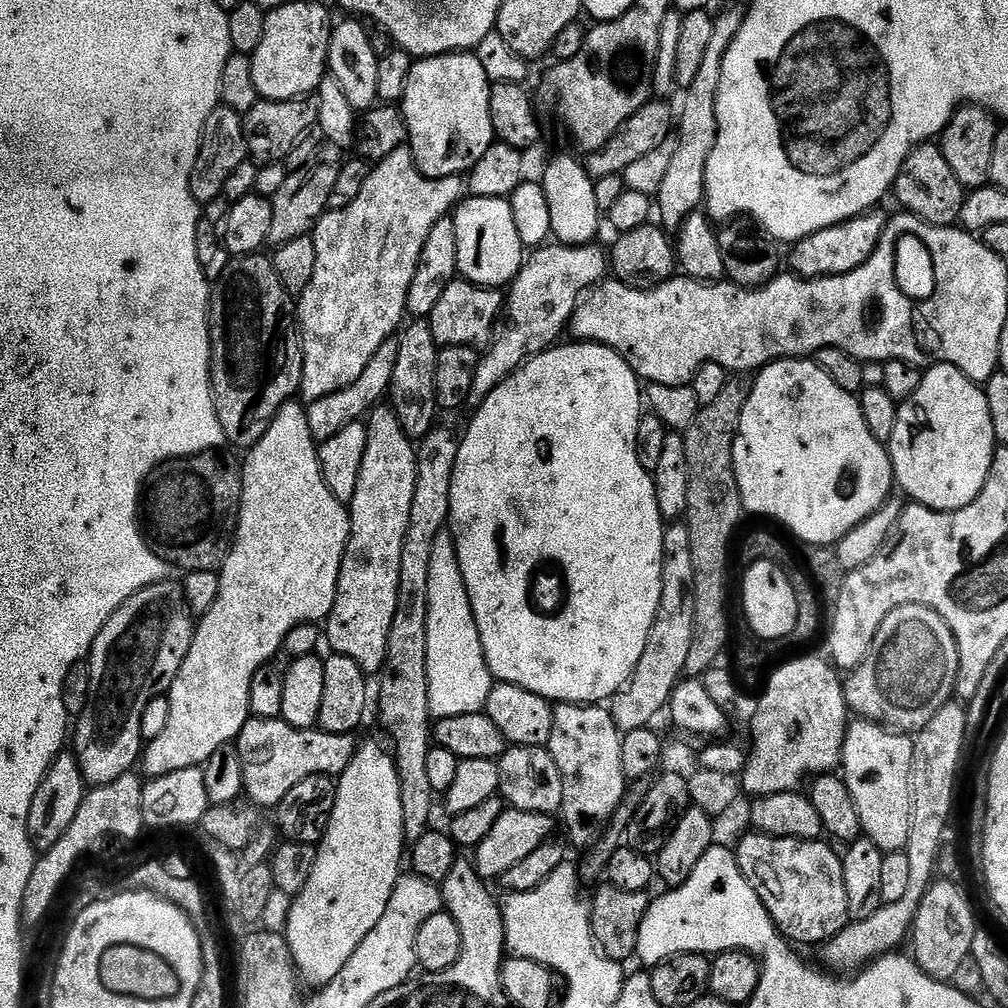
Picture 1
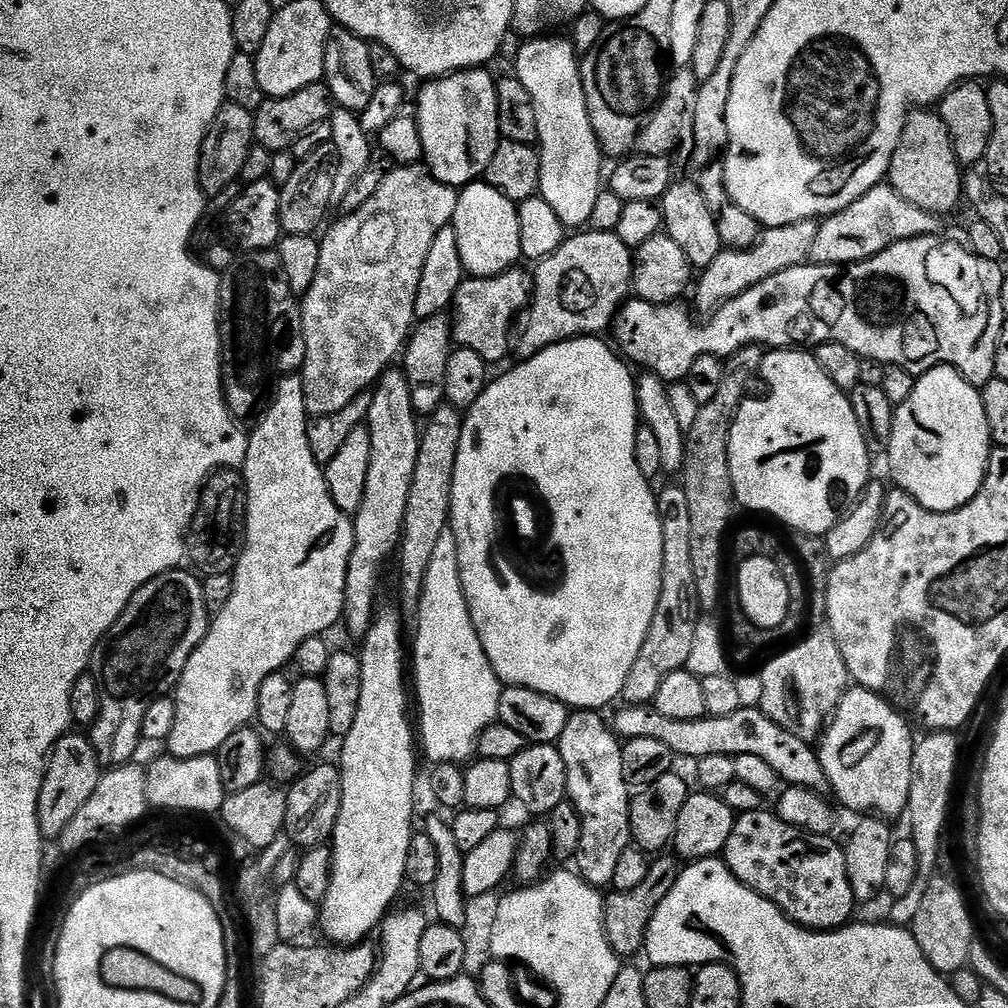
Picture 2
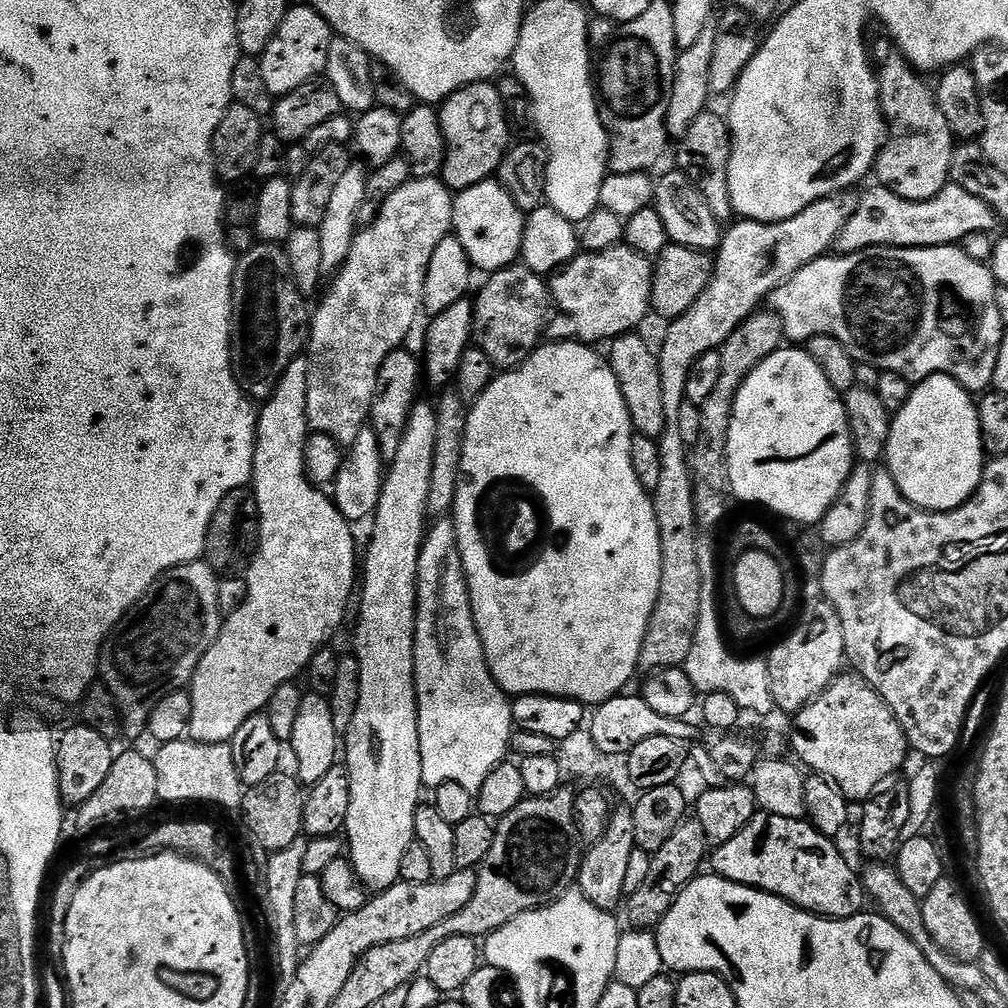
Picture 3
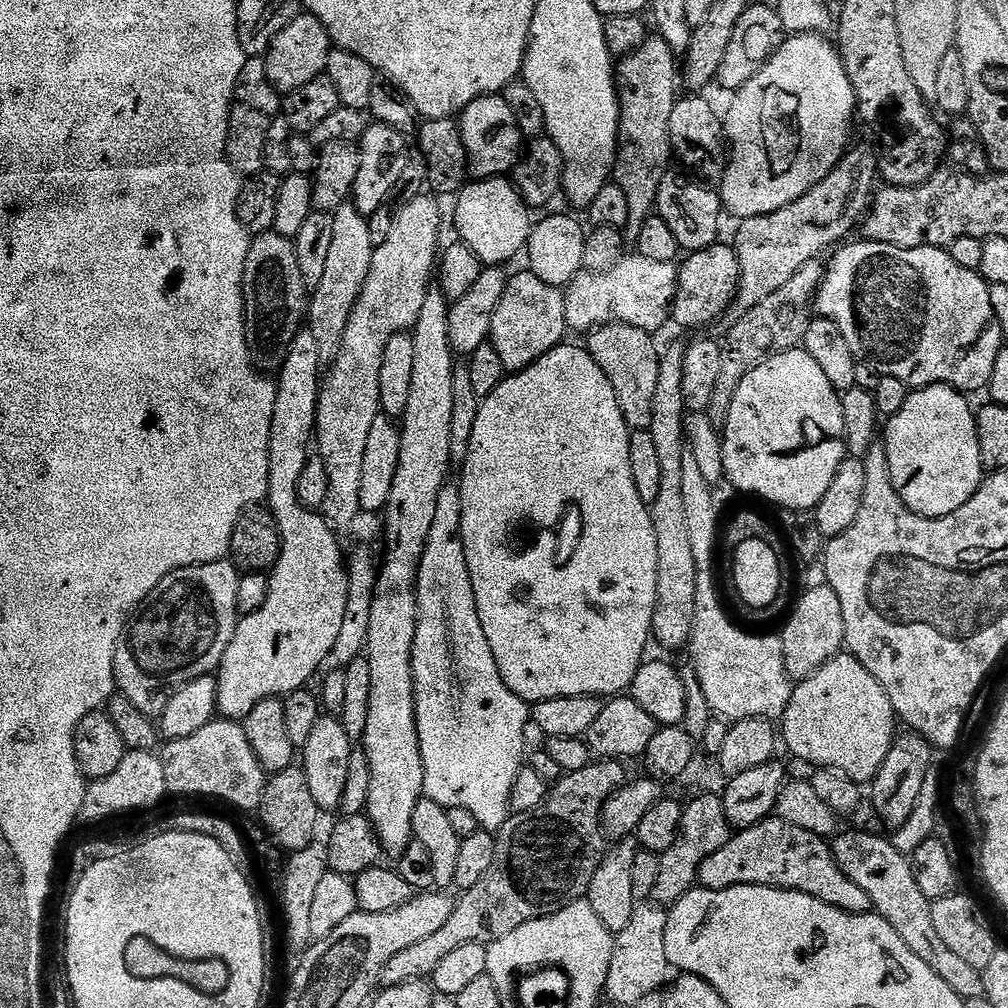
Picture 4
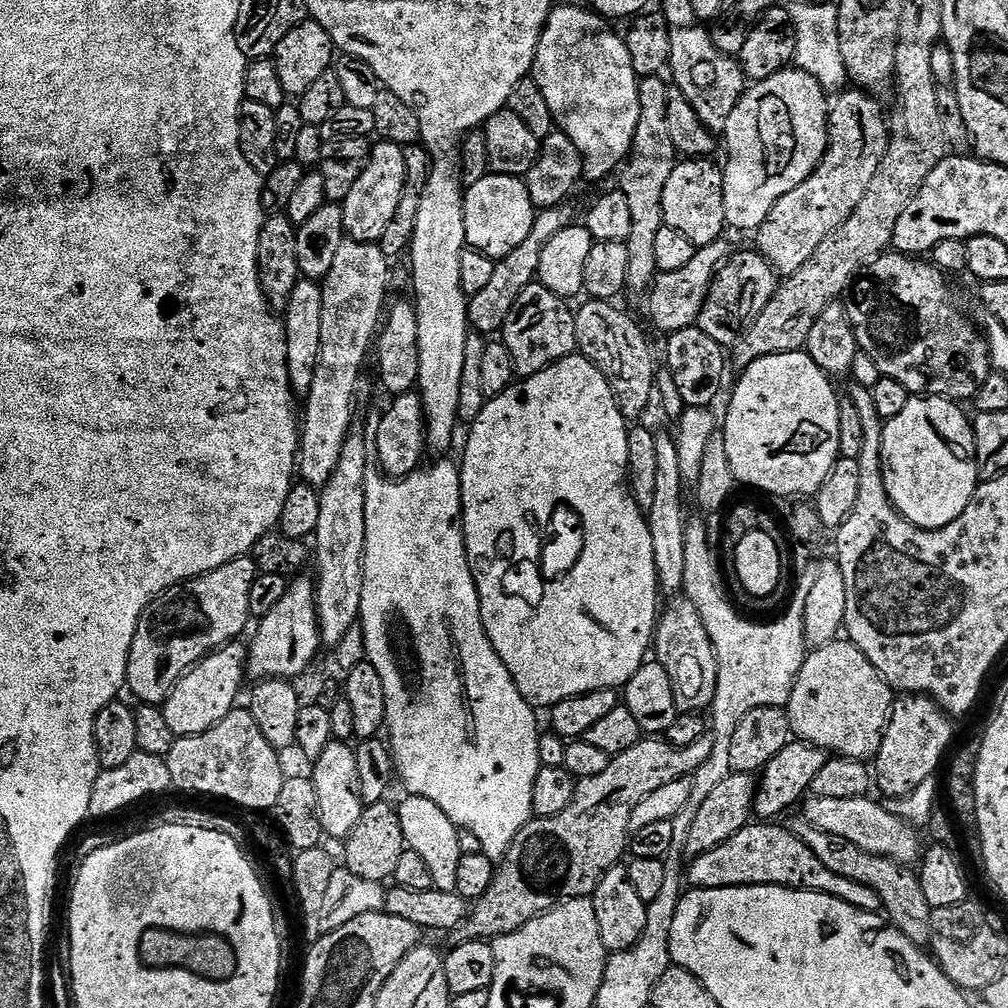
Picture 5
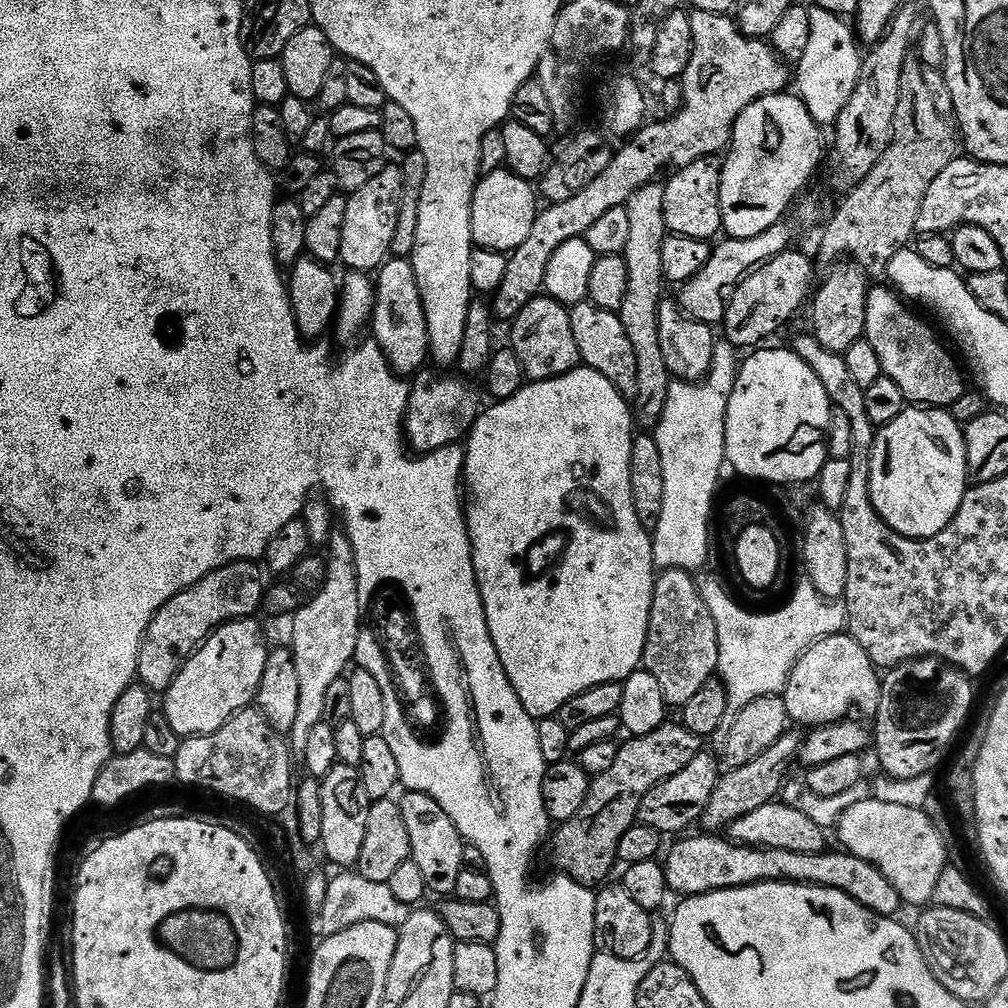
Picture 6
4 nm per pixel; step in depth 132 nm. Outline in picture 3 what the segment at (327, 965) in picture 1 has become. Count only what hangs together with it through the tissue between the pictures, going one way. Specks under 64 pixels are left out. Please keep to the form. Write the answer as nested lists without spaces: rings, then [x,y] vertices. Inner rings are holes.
[[[417,402],[408,415],[408,425],[402,438],[402,446],[398,446],[398,454],[387,465],[382,494],[378,498],[376,515],[370,521],[372,537],[368,540],[368,553],[362,556],[362,583],[358,588],[358,600],[360,596],[360,617],[356,620],[356,649],[354,655],[360,667],[360,697],[358,698],[358,710],[354,710],[354,722],[346,733],[346,767],[350,774],[350,810],[344,823],[346,833],[346,852],[352,861],[352,868],[358,874],[358,878],[369,890],[383,890],[400,880],[402,870],[402,854],[414,843],[416,831],[414,830],[414,818],[416,809],[421,807],[420,792],[424,788],[422,782],[422,758],[420,757],[420,743],[418,742],[418,706],[416,705],[416,583],[418,582],[418,566],[420,555],[424,549],[426,539],[426,525],[429,523],[428,499],[430,498],[430,474],[434,471],[434,438],[438,435],[438,418],[436,409],[431,403]]]

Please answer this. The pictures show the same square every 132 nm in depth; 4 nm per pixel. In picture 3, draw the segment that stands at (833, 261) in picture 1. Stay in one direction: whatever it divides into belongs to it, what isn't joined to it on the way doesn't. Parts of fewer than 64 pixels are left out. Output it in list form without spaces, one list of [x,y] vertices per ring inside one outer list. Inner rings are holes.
[[[949,182],[940,193],[929,200],[903,200],[889,188],[875,186],[860,196],[850,222],[842,226],[834,245],[840,254],[861,252],[867,248],[937,248],[956,246],[966,234],[995,233],[998,228],[996,211],[982,198],[966,194],[962,186]]]

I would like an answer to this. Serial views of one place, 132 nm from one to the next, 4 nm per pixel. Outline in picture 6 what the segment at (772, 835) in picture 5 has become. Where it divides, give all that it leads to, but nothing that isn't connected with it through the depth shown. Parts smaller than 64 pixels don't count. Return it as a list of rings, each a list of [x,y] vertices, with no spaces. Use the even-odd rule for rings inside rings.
[[[716,834],[699,835],[677,839],[680,841],[669,850],[668,857],[667,852],[663,857],[668,891],[675,895],[677,892],[677,897],[701,896],[707,892],[751,884],[787,882],[817,884],[823,888],[842,890],[842,894],[854,898],[854,902],[866,906],[866,910],[870,910],[875,916],[895,917],[896,911],[902,908],[898,890],[890,886],[890,878],[886,878],[886,874],[882,874],[882,870],[878,870],[870,862],[849,852],[825,850],[818,854],[794,854],[794,850],[751,848],[745,844],[733,844],[731,840]]]

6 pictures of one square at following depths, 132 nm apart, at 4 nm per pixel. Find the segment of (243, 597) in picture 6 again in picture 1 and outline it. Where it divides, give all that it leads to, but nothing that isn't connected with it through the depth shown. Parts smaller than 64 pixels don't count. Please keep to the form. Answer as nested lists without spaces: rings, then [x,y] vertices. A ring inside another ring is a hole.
[[[168,583],[151,584],[132,595],[108,619],[106,626],[102,626],[98,638],[92,643],[91,652],[86,657],[92,694],[74,724],[74,755],[80,763],[80,775],[89,785],[109,784],[114,782],[114,778],[129,775],[135,769],[132,768],[135,764],[137,767],[142,756],[142,710],[146,710],[146,706],[154,697],[165,695],[172,687],[192,645],[197,621],[184,599],[181,585]]]

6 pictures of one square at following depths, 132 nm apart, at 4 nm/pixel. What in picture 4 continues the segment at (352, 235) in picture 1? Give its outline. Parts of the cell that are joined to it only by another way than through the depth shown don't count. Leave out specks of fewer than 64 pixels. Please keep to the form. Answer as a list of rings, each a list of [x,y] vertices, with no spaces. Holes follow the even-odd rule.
[[[424,194],[413,195],[416,197],[409,204],[402,205],[398,210],[395,209],[390,238],[386,238],[386,242],[375,245],[370,274],[362,286],[362,292],[358,294],[358,300],[350,314],[350,322],[346,322],[346,334],[340,343],[340,353],[332,361],[320,385],[314,444],[315,447],[320,447],[317,448],[318,455],[326,466],[328,479],[322,515],[336,530],[350,527],[355,522],[356,516],[361,515],[358,493],[362,491],[362,461],[366,454],[366,442],[374,418],[382,414],[378,377],[382,374],[382,354],[386,352],[386,342],[390,342],[390,338],[394,338],[399,332],[408,332],[415,328],[418,314],[422,311],[422,302],[426,300],[430,287],[428,279],[431,276],[433,279],[434,269],[438,264],[438,249],[441,247],[440,204],[436,200],[439,199],[432,194],[420,195]]]

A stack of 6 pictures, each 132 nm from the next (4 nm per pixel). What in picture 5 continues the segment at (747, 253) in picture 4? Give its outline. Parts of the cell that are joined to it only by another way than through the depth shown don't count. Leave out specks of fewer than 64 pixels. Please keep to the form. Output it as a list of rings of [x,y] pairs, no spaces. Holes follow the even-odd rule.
[[[845,90],[831,101],[828,113],[828,149],[819,166],[790,194],[778,198],[766,214],[766,222],[754,233],[755,251],[766,258],[768,265],[781,277],[793,276],[810,254],[862,202],[870,178],[878,170],[890,143],[890,124],[884,121],[884,108],[873,93]]]

